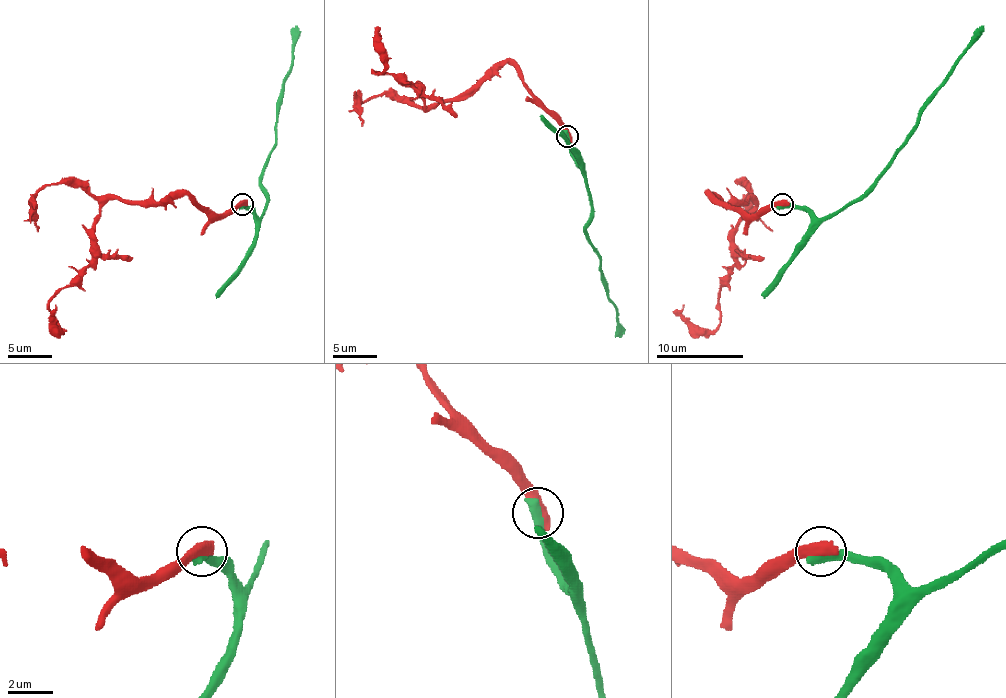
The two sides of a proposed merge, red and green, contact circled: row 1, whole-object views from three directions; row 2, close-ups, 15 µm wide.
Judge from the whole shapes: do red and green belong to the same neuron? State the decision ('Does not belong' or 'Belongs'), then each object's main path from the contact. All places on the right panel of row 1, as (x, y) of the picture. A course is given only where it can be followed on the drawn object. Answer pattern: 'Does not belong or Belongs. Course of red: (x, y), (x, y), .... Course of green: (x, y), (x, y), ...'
Does not belong. Course of red: (782, 203), (744, 214), (709, 195), (755, 208), (733, 236), (720, 324), (696, 330), (683, 304). Course of green: (782, 203), (799, 206), (817, 219), (836, 214), (854, 203), (884, 168), (915, 125), (919, 107), (983, 26)

